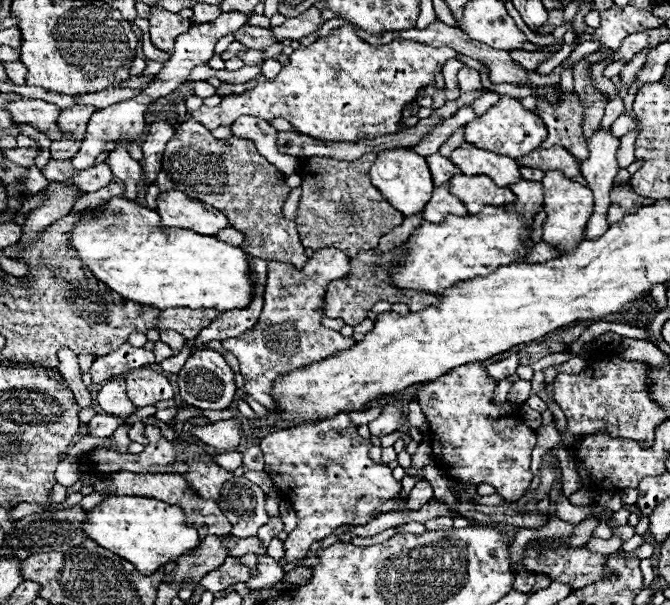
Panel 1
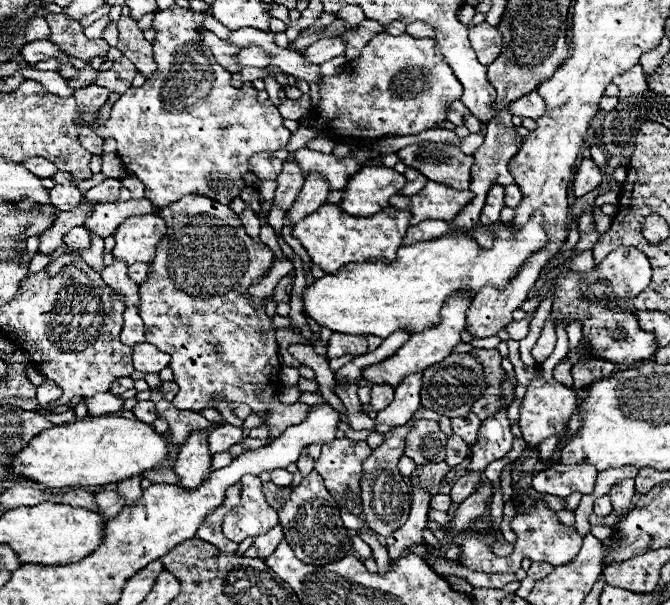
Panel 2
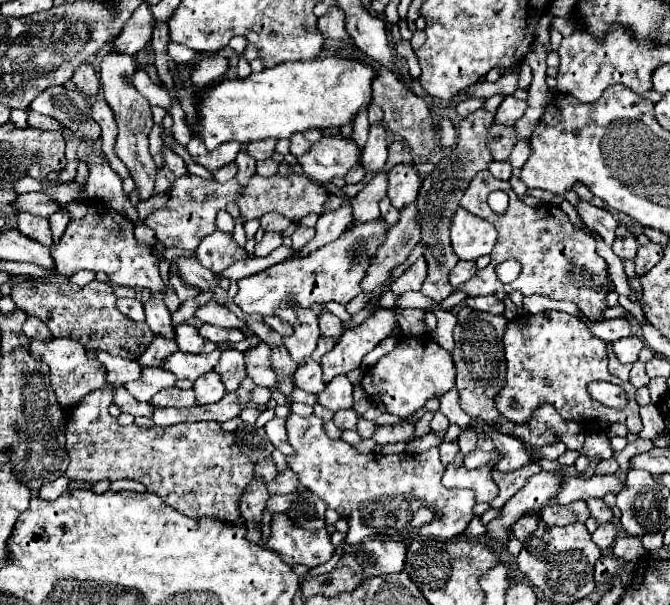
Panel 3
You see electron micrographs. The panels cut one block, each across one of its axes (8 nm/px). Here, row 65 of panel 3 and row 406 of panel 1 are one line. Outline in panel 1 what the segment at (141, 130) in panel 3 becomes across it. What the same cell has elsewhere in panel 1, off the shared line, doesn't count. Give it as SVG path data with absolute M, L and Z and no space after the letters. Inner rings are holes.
M110 380L110 382L106 382L100 388L100 392L96 396L96 402L108 414L114 414L114 416L120 416L120 418L128 418L132 414L132 410L136 410L136 406L126 396L124 380Z

